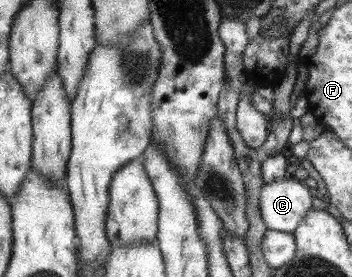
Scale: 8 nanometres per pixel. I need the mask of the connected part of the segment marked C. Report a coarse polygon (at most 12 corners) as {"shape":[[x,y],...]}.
{"shape":[[291,176],[263,183],[260,216],[293,233],[313,191]]}

